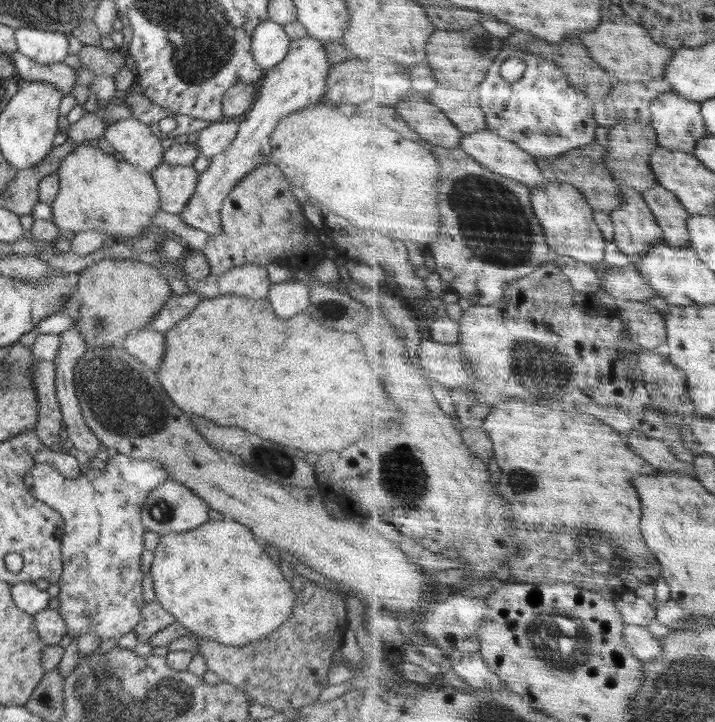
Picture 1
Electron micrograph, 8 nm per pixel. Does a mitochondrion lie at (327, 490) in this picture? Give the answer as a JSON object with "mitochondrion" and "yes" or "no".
{"mitochondrion":"no"}

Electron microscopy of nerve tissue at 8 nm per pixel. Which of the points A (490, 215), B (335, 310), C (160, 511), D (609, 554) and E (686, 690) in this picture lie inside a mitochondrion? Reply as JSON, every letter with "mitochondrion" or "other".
{"A":"mitochondrion","B":"mitochondrion","C":"mitochondrion","D":"mitochondrion","E":"mitochondrion"}

